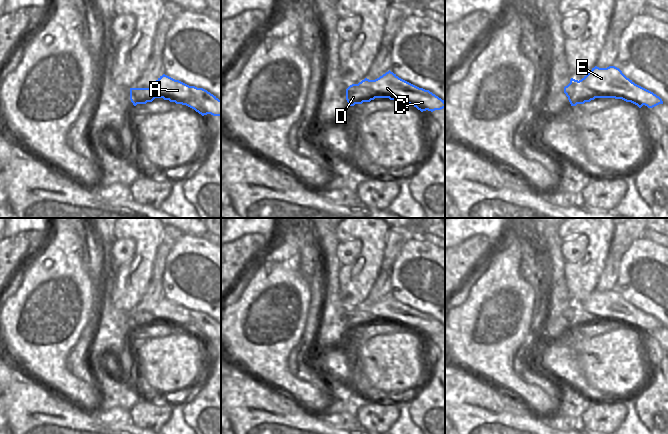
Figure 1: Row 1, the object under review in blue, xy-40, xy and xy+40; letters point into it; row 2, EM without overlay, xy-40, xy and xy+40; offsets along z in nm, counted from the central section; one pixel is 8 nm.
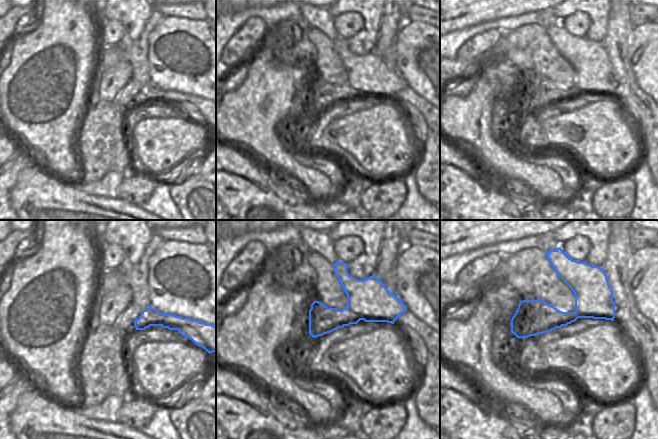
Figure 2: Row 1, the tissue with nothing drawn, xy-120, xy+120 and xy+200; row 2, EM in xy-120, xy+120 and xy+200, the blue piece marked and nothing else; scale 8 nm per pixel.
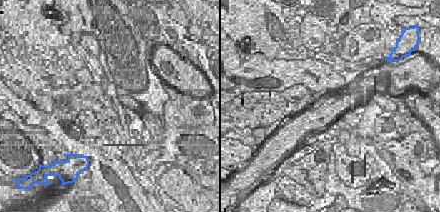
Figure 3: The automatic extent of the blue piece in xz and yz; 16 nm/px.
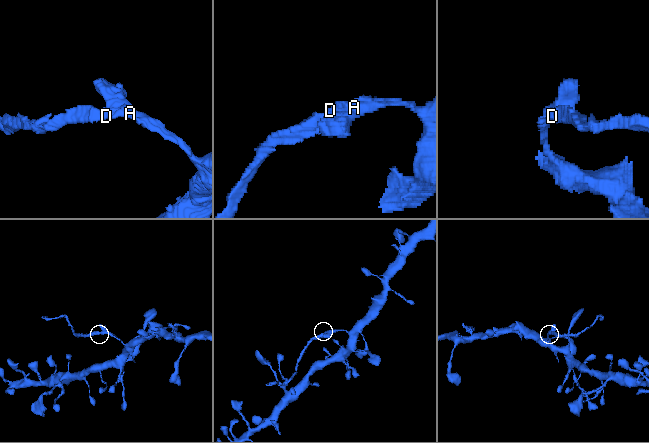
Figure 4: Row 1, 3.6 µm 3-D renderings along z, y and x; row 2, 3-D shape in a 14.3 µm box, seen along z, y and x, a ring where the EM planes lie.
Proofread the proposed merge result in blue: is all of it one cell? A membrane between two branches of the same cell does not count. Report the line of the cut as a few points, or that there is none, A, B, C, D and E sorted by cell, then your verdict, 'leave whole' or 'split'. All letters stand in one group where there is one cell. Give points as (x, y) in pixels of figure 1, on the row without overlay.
cut in xy+40 along (578, 305), (585, 311), (590, 312), (596, 321); A B C E / D; split

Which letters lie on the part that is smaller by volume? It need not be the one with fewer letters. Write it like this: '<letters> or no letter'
D

